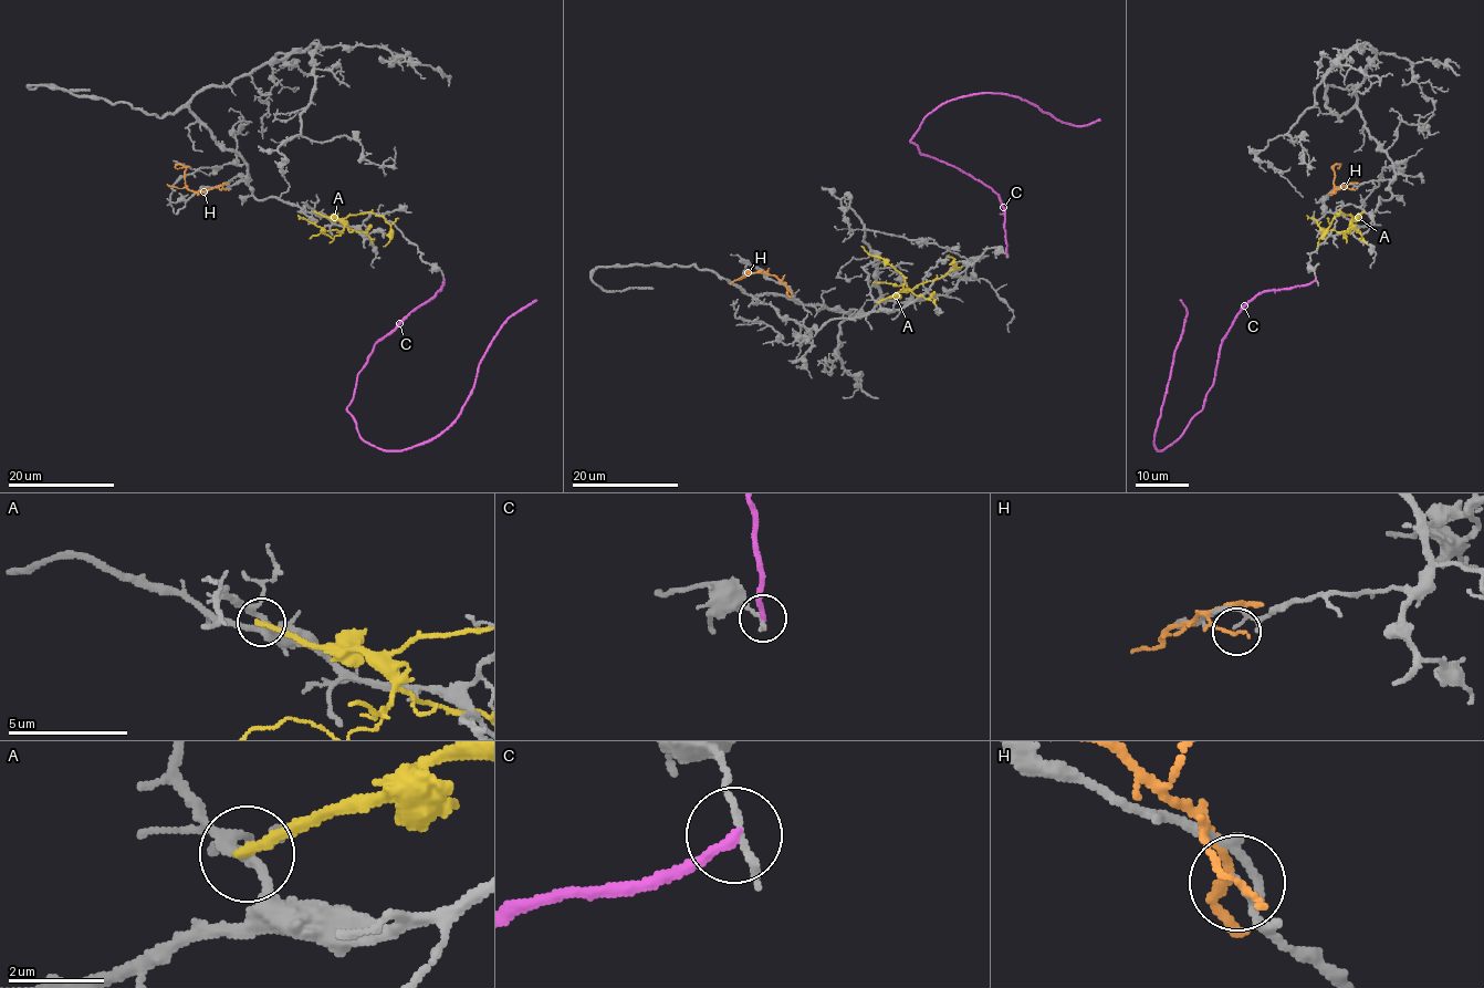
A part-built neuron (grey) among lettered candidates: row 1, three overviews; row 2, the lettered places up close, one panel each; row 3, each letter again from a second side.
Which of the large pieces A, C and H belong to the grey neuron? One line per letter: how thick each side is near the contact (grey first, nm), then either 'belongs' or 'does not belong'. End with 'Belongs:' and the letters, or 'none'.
A: 180 nm thick on the grey side, 240 nm on the other; does not belong
C: 170 nm thick on the grey side, 200 nm on the other; does not belong
H: 90 nm thick on the grey side, 140 nm on the other; does not belong
Belongs: none

